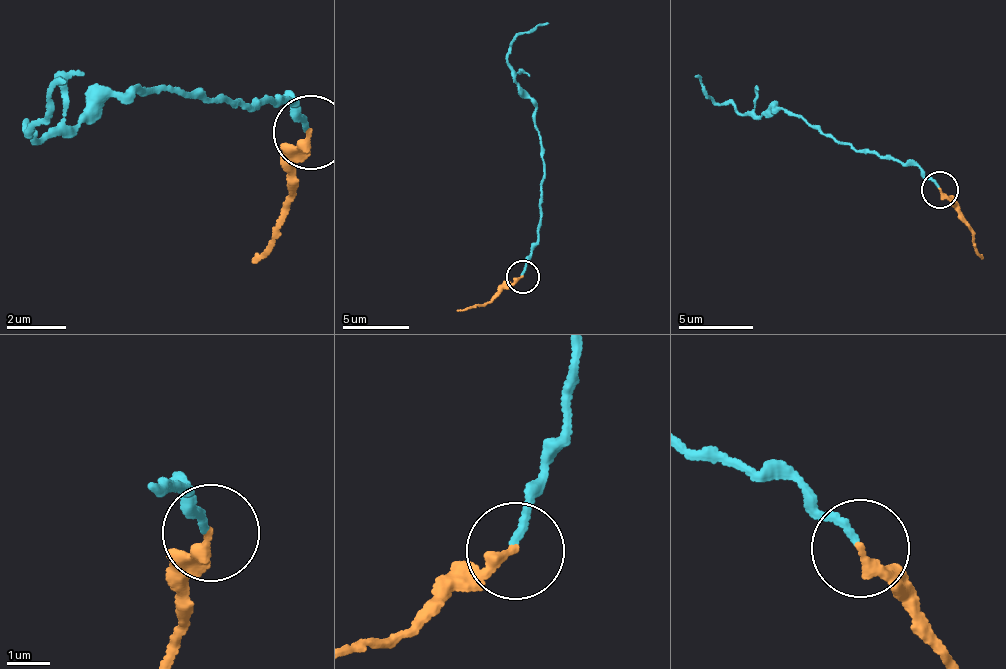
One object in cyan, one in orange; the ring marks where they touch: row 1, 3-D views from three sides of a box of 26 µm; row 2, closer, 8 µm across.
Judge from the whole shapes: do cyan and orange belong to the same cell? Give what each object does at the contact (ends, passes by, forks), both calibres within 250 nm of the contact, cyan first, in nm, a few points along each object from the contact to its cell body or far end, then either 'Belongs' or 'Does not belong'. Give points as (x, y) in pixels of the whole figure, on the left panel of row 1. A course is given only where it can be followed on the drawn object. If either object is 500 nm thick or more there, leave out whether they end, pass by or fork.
At the ring cyan ends. At the ring orange ends. Thickness 170 nm (cyan) against 280 nm. Course of cyan: (311, 130), (293, 98), (249, 113), (169, 86), (124, 94), (33, 139), (27, 129), (68, 80). Course of orange: (311, 130), (290, 195), (253, 261). Belongs

